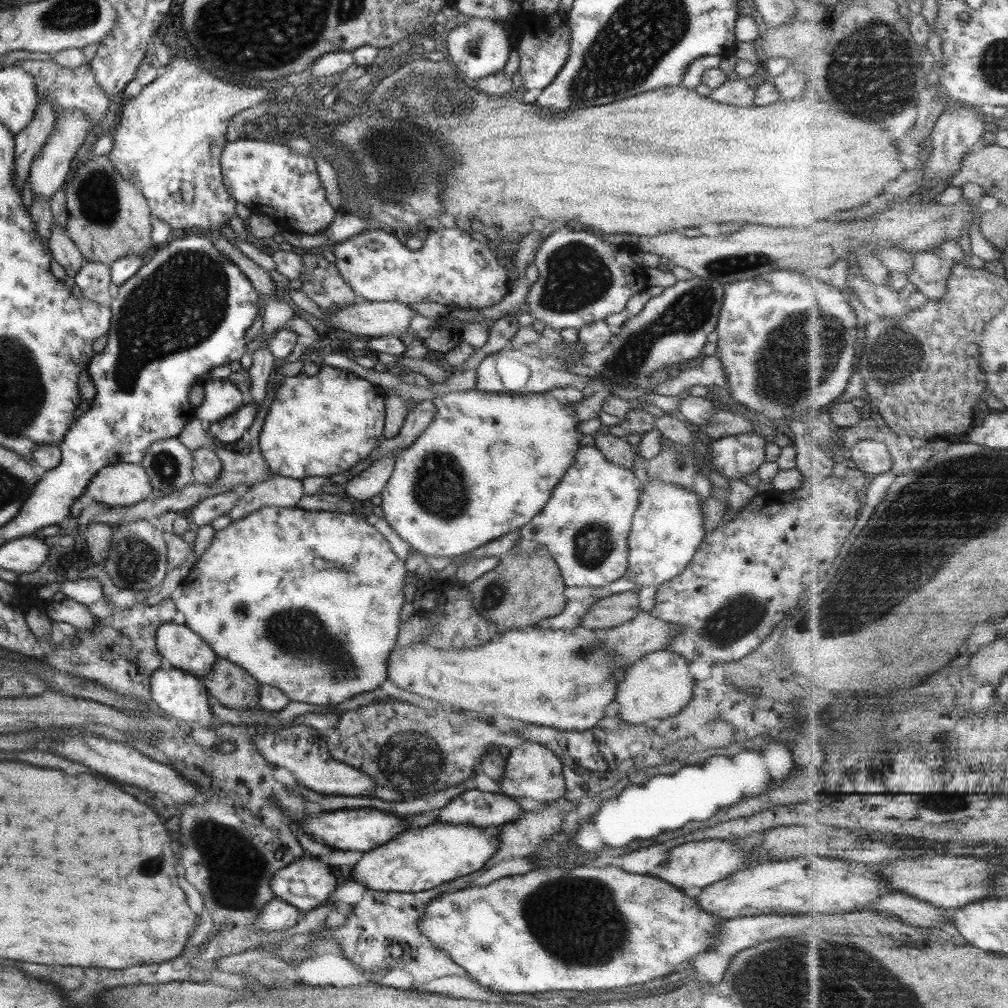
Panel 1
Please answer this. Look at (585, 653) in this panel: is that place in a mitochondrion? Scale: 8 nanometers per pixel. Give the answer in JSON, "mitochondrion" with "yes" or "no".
{"mitochondrion":"yes"}

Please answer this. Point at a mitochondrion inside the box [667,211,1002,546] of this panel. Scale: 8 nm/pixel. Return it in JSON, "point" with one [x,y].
{"point":[783,377]}

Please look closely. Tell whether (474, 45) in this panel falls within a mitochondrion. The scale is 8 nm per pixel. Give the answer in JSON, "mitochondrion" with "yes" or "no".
{"mitochondrion":"yes"}

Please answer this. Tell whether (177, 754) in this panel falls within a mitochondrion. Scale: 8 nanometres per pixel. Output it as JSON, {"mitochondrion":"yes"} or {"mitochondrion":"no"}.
{"mitochondrion":"no"}

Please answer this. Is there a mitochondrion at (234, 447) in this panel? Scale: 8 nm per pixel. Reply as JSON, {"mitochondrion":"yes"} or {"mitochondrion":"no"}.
{"mitochondrion":"no"}

